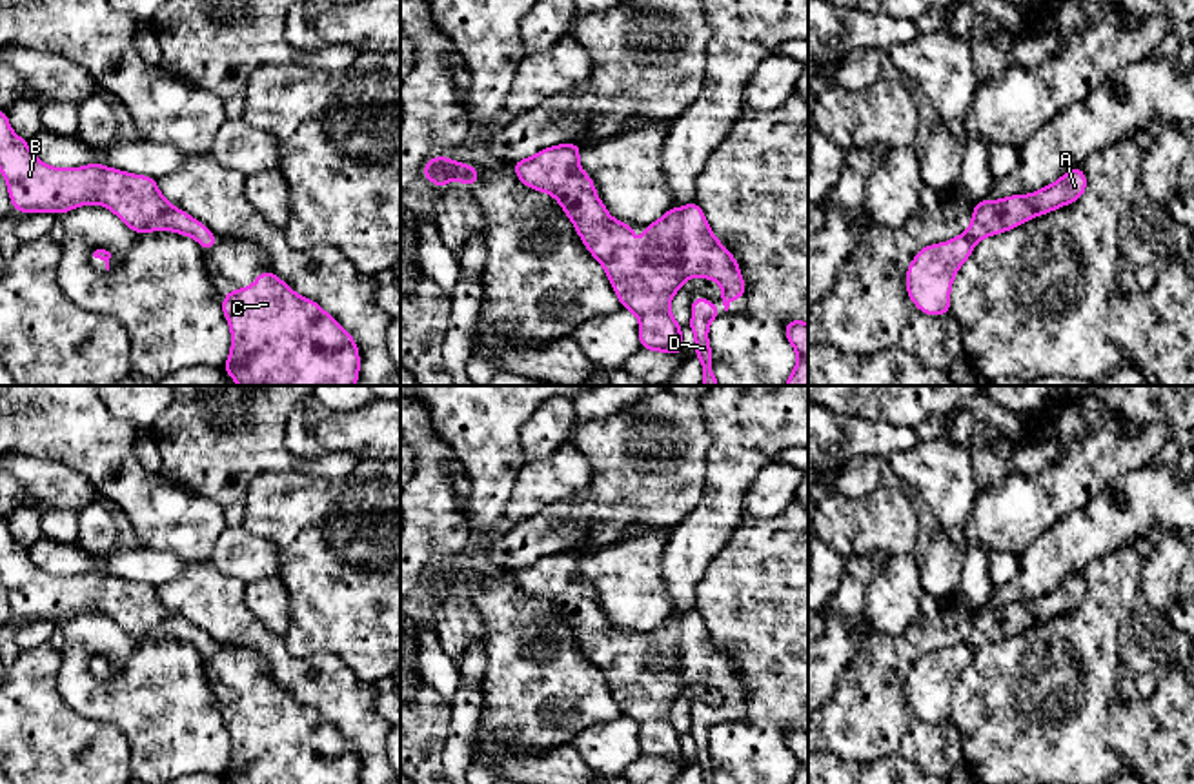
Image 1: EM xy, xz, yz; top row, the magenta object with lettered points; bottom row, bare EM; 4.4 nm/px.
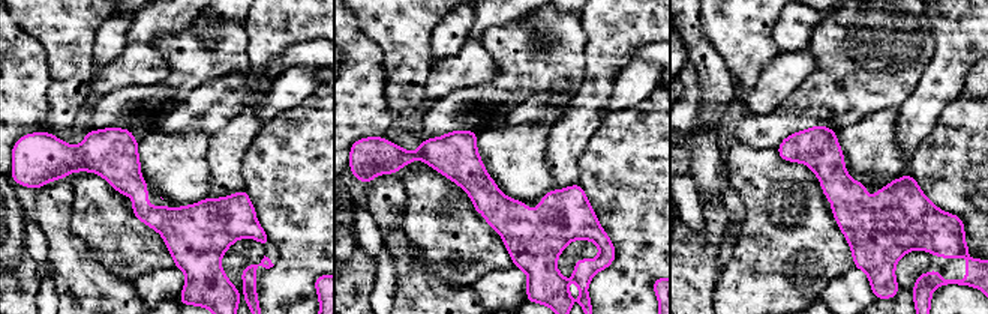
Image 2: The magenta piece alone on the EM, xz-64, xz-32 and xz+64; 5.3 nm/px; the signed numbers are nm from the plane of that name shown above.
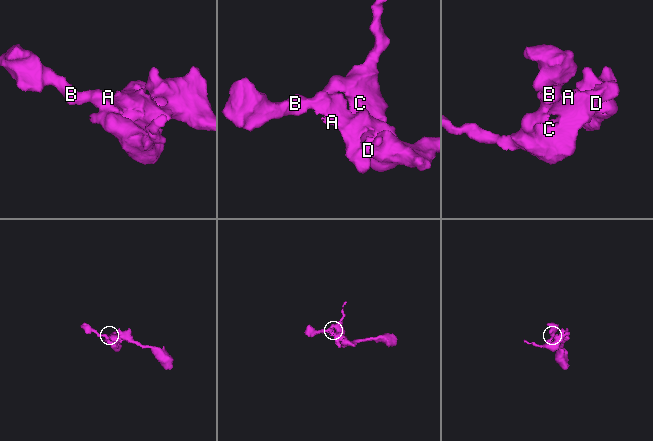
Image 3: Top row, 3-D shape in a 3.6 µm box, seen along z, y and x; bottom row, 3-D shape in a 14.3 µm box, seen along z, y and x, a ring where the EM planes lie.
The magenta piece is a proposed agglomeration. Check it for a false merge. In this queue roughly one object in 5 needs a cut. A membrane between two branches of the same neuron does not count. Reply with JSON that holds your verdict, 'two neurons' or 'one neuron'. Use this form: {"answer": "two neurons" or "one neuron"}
{"answer": "one neuron"}

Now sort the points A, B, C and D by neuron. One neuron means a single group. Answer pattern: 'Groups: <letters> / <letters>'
Groups: A B C D

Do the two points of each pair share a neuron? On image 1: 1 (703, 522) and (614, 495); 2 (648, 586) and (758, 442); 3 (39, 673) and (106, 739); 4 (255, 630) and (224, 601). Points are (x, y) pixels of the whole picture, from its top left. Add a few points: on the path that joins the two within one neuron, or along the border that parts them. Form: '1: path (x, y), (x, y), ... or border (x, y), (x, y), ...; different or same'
1: border (705, 479), (699, 502), (672, 528); different
2: border (667, 537), (661, 575), (672, 612); different
3: path (39, 695), (84, 739); same
4: path (248, 624), (232, 608); same

